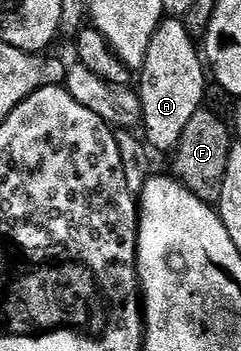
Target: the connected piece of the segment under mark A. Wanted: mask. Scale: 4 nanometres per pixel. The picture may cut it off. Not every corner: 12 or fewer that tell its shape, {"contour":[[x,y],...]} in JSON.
{"contour":[[184,19],[154,28],[139,76],[144,139],[172,153],[204,105]]}

